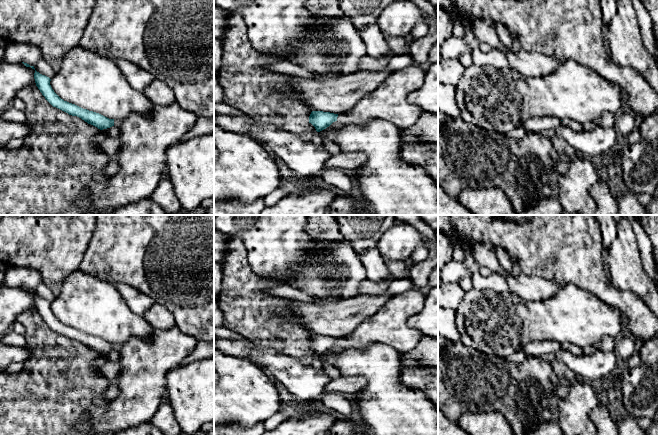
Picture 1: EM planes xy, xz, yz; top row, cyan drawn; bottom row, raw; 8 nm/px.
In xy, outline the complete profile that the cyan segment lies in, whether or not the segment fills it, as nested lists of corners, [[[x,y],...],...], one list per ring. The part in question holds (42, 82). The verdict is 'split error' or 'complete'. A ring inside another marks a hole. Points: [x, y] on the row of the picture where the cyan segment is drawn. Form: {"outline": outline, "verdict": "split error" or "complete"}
{"outline": [[[35,70],[36,86],[53,106],[69,115],[77,116],[100,130],[116,126],[120,130],[121,150],[117,155],[119,171],[110,176],[105,183],[91,183],[84,194],[76,200],[76,206],[84,215],[105,215],[132,203],[151,197],[164,176],[166,170],[166,151],[173,143],[178,142],[195,124],[198,116],[182,108],[176,101],[170,105],[153,105],[150,115],[131,114],[124,119],[109,119],[99,113],[83,109],[61,99],[50,85],[51,79]]], "verdict": "split error"}

